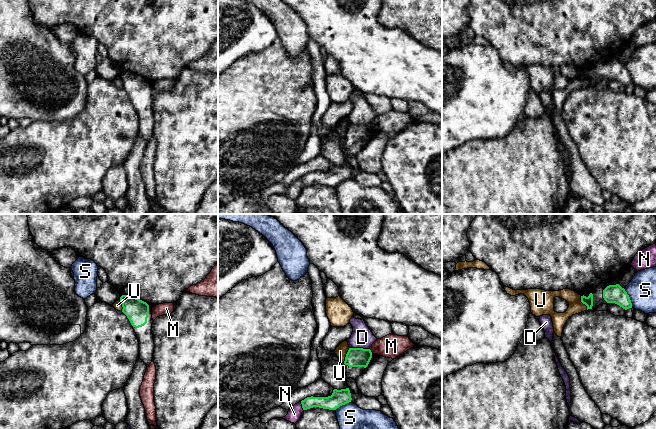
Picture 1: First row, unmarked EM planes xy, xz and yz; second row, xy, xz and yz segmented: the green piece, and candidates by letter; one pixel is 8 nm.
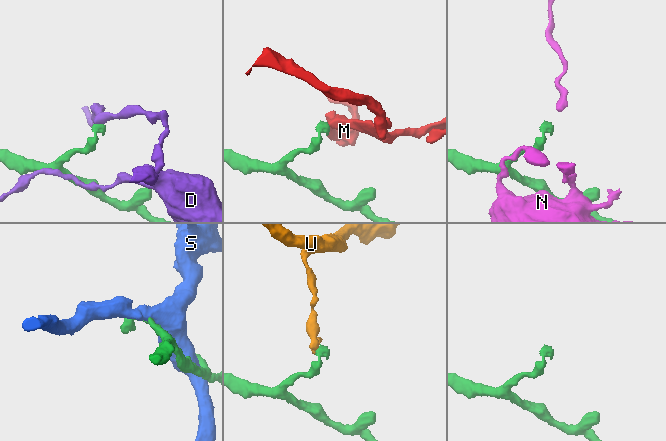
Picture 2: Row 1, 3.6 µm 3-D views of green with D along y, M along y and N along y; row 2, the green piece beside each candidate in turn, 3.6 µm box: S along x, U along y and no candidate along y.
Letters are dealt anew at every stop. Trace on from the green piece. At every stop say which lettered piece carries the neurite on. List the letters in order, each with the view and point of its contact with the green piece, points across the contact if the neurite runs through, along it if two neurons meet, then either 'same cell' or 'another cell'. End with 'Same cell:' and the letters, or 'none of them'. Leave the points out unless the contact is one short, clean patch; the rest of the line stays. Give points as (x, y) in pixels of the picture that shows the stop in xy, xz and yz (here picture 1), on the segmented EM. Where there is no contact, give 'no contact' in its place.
D: xz (360, 348) | along xz (350, 347), (369, 349) | another cell
M: xz (370, 351) | along xz (369, 349), (372, 352) | another cell
N: xz (302, 406) | another cell
S: yz (629, 298) | another cell
U: xz (346, 355) | along xz (349, 347), (343, 362) | another cell
Same cell: none of them

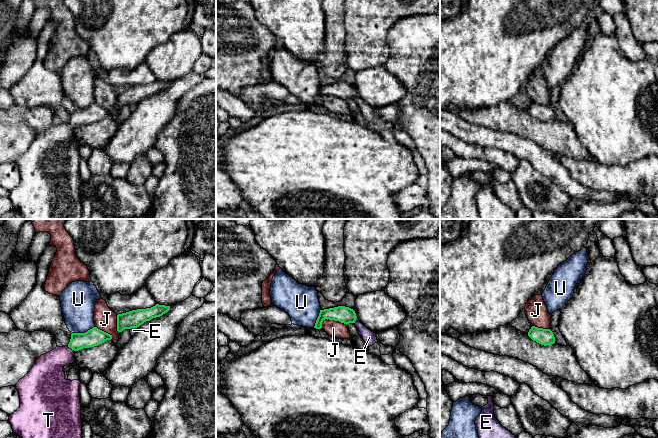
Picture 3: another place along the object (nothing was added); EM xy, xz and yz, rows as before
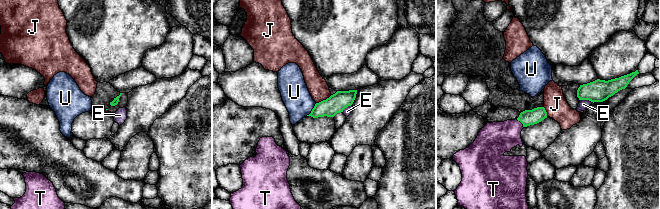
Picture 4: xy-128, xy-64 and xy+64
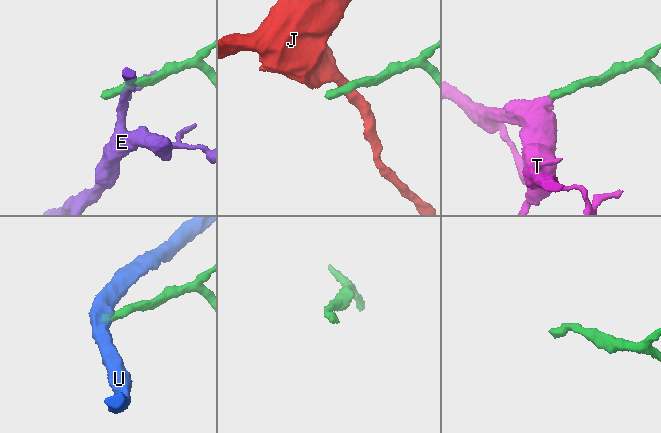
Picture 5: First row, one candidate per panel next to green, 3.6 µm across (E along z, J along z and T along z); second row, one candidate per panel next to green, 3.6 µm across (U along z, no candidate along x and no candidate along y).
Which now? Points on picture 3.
E: xz (355, 320) | another cell
J: xz (334, 320) | along xz (321, 322), (325, 319), (333, 319), (346, 325) | another cell
T: xy (71, 348) | across xy (93, 337), (79, 340), (71, 348), (48, 369) | same cell
U: xy (82, 333) | along xy (94, 326), (84, 332), (73, 332), (71, 334) | another cell
Same cell: T

